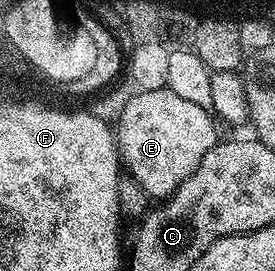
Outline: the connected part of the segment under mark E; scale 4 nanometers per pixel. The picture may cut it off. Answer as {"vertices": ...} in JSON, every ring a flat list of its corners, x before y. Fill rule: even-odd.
{"vertices":[[168,88,135,94,123,107,122,118,116,124,120,161,150,199,165,199,200,167,200,159,208,155,220,134,214,130,215,118,207,110,188,103,188,99,180,99,180,95]]}

